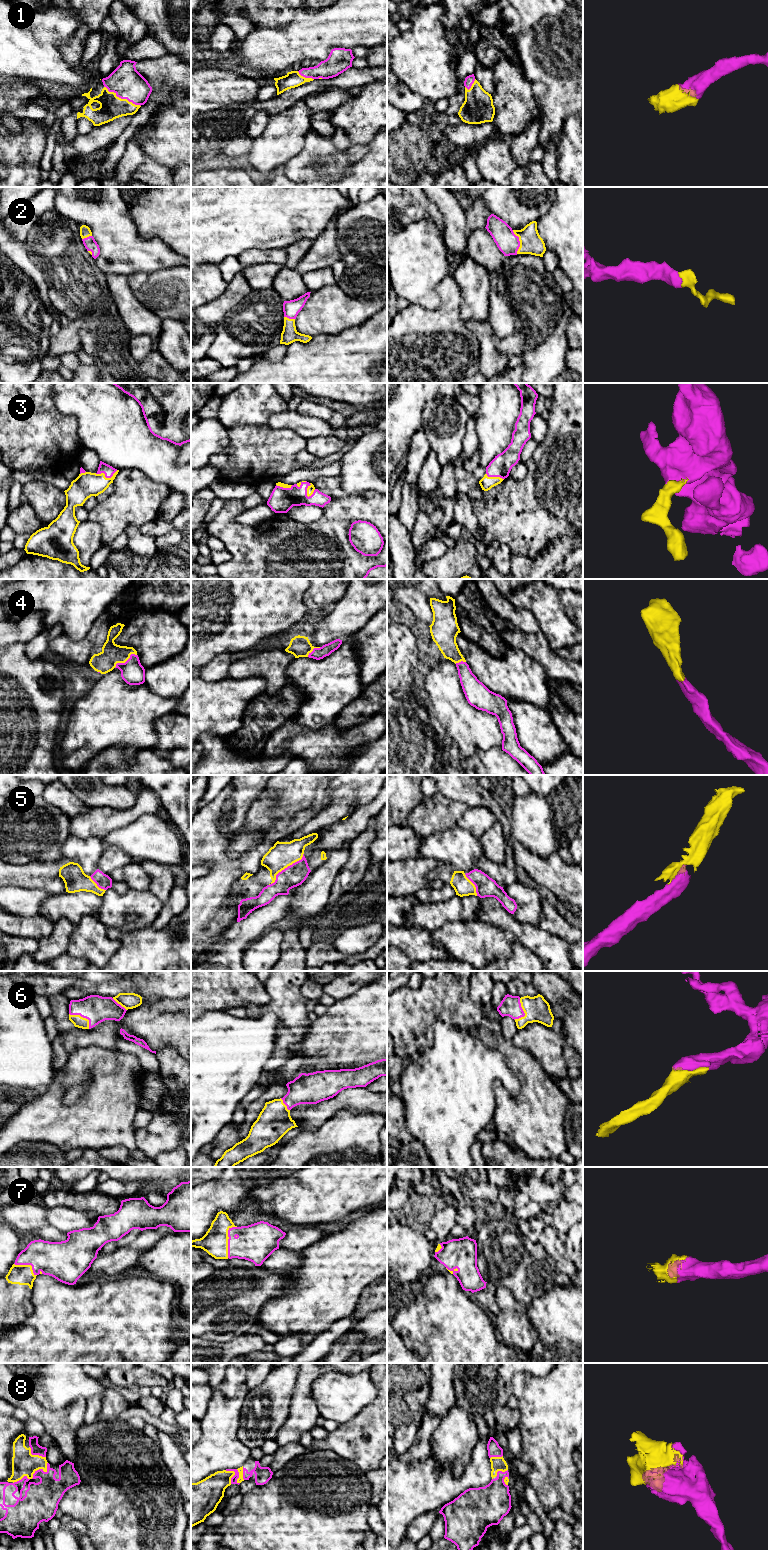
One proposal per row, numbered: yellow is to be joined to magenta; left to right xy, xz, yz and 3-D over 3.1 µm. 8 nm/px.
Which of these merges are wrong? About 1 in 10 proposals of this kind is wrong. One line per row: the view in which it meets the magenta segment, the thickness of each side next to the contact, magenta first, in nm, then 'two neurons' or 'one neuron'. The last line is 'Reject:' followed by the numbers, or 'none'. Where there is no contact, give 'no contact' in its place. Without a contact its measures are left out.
1: contact in xy; calibres 240 and 190 nm; one neuron
2: contact in yz; calibres 180 and 180 nm; one neuron
3: contact in xy; calibres 90 and 200 nm; one neuron
4: contact in xy; calibres 190 and 170 nm; one neuron
5: contact in xz; calibres 180 and 200 nm; one neuron
6: contact in xy; calibres 220 and 90 nm; one neuron
7: contact in xz; calibres 300 and 200 nm; one neuron
8: contact in xy; calibres 280 and 190 nm; one neuron
Reject: none

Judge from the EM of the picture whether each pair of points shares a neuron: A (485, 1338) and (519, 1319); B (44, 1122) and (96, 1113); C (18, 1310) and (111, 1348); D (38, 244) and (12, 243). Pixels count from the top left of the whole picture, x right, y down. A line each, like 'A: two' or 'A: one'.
A: two
B: one
C: two
D: two

